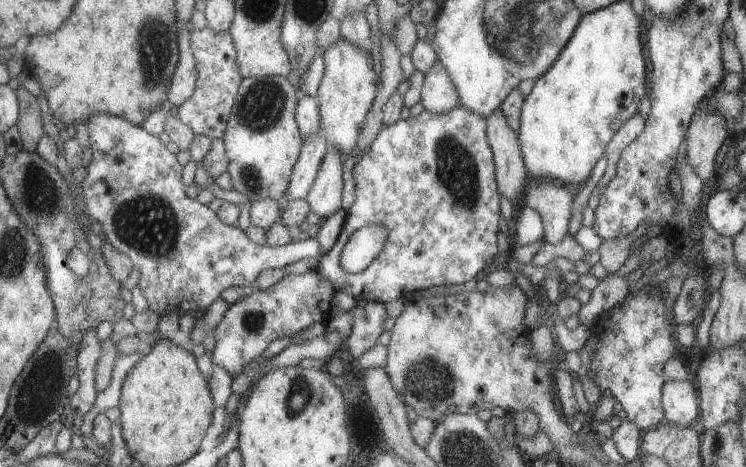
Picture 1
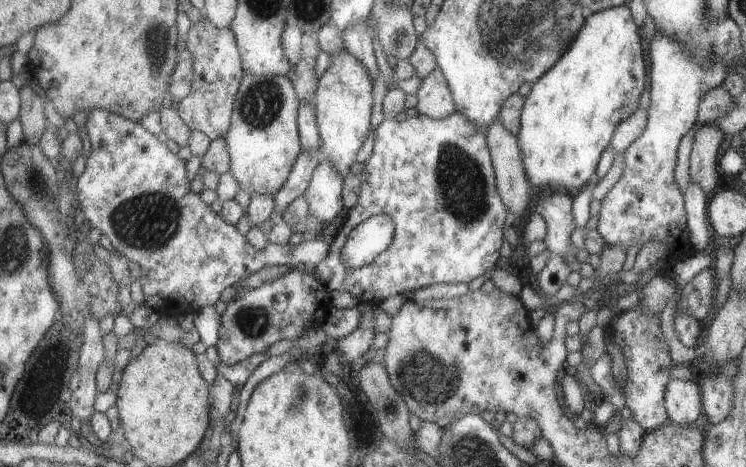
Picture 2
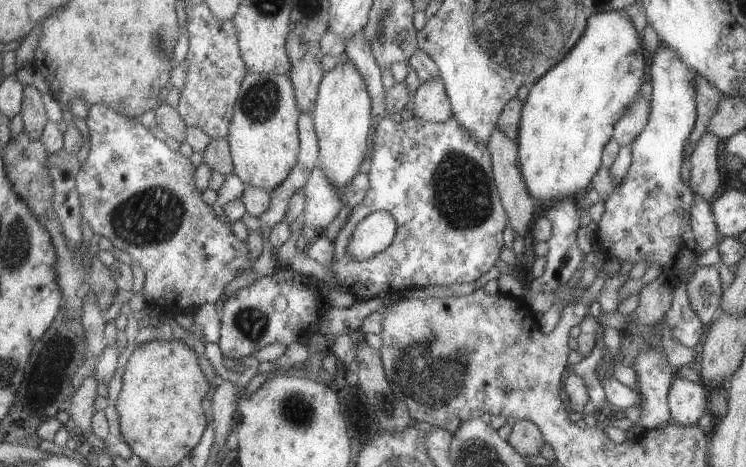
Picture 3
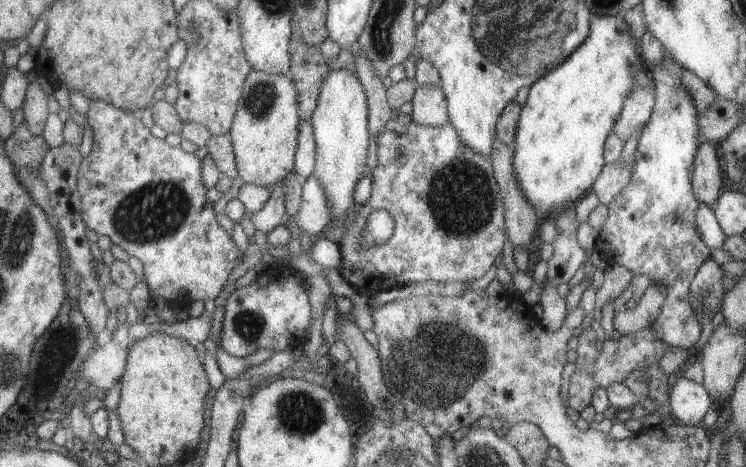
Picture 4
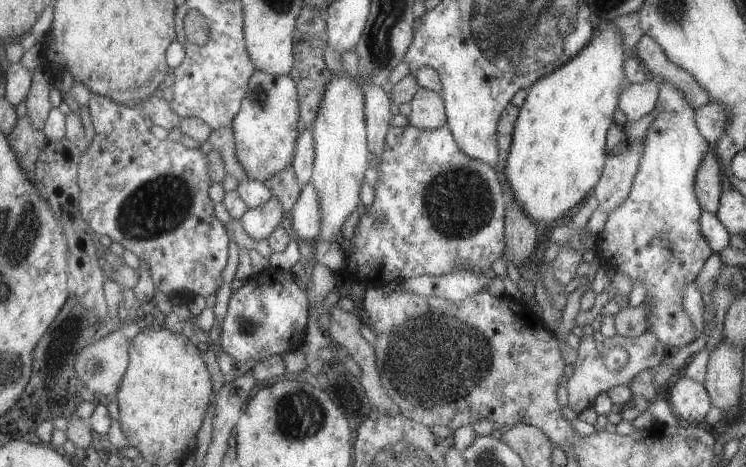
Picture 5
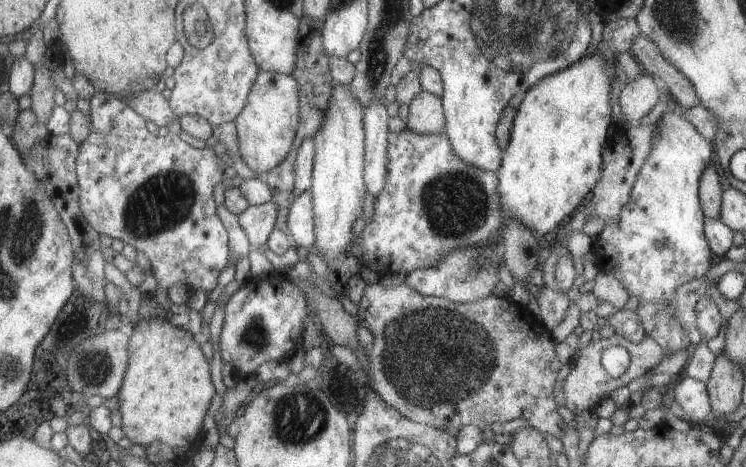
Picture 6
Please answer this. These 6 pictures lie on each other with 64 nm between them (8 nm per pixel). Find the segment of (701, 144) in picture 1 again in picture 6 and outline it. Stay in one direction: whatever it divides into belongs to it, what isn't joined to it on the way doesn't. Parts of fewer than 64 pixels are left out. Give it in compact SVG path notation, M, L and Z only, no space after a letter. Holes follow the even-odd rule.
M709 160L709 164L699 175L698 182L698 199L705 217L719 218L721 197L722 192L717 170L713 167L712 161Z

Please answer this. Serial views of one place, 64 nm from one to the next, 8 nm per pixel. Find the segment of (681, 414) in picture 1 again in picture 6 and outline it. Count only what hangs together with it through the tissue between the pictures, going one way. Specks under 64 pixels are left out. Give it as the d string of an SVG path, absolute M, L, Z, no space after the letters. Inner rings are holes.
M685 375L673 388L673 400L685 413L689 424L701 422L712 412L706 384Z

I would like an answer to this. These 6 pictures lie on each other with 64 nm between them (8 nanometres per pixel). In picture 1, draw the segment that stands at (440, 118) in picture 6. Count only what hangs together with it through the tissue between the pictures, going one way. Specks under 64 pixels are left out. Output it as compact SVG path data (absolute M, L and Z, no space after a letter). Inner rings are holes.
M438 61L424 74L425 80L420 91L423 111L429 114L445 114L459 105L457 92L445 72L445 68Z

